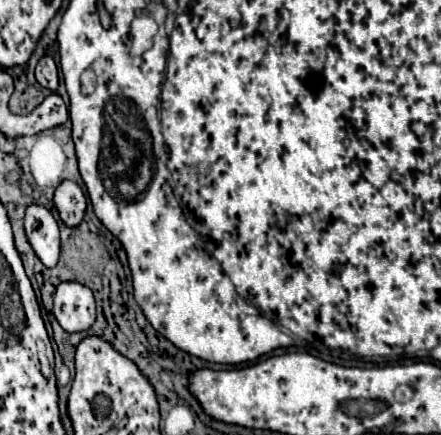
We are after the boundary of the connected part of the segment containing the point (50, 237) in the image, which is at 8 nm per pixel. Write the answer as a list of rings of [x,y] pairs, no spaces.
[[[38,204],[28,206],[26,218],[24,218],[24,230],[30,246],[34,248],[42,264],[48,268],[54,268],[60,254],[60,232],[52,212]]]

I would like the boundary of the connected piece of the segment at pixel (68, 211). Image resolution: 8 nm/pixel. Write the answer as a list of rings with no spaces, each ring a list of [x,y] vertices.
[[[64,180],[56,188],[54,204],[60,212],[60,218],[66,222],[66,226],[78,226],[86,210],[86,196],[76,182]]]

